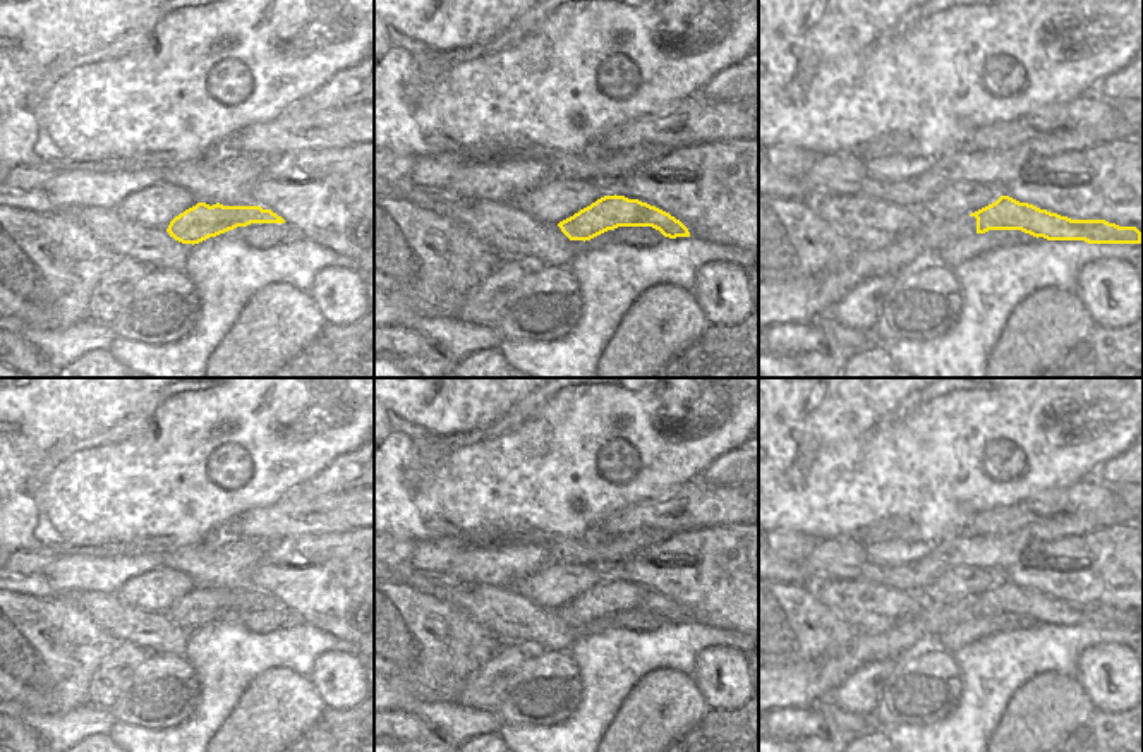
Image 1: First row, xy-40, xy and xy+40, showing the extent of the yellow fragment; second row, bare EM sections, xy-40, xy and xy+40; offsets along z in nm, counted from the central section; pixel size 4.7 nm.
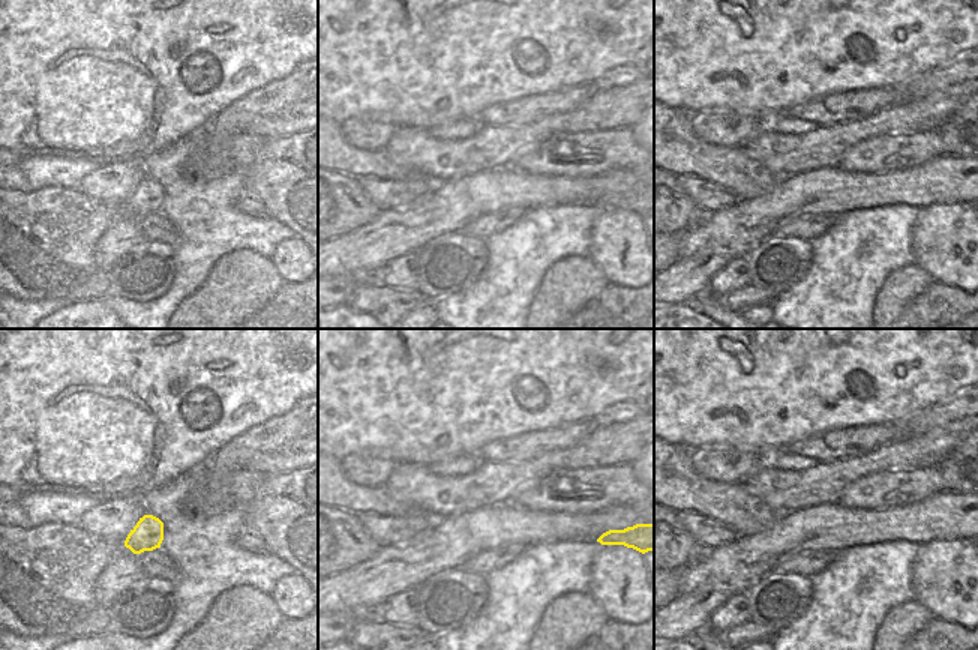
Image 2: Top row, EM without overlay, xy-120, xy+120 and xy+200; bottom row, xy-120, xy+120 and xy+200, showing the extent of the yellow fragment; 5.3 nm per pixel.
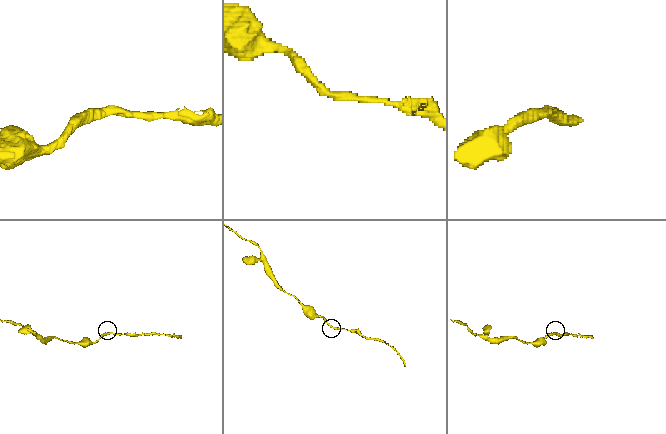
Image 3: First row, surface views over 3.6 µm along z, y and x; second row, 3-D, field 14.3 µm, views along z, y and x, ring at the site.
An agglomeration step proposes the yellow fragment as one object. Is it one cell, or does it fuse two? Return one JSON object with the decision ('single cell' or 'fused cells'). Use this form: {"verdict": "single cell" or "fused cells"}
{"verdict": "single cell"}

